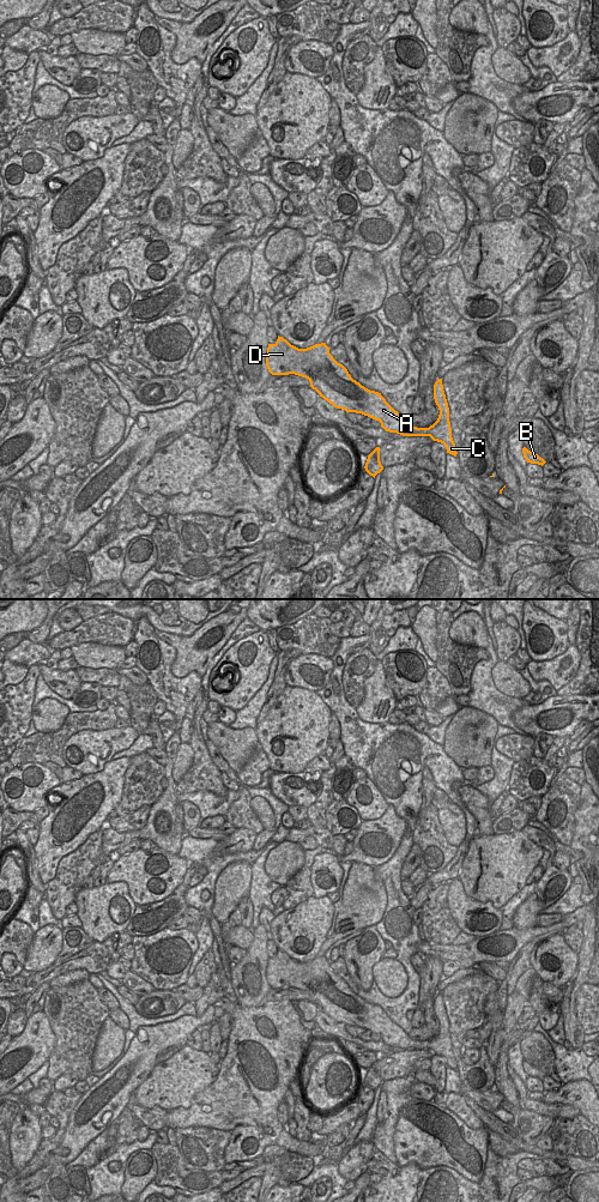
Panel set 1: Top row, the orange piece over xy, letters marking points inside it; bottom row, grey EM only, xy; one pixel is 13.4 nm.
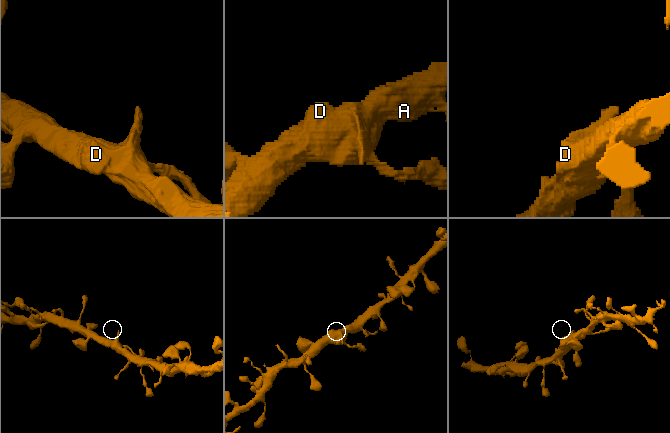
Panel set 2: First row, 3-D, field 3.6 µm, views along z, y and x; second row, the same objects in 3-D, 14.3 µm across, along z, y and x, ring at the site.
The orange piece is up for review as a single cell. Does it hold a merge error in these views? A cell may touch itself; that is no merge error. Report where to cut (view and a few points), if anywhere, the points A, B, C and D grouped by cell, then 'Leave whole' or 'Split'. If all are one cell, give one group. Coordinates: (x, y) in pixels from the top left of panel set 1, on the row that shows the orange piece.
No split. Groups: A B C D. Leave whole

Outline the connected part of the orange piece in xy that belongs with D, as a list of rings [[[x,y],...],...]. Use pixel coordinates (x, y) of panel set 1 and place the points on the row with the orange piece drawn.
[[[278,336],[274,344],[268,344],[266,367],[272,375],[295,374],[308,379],[310,387],[334,407],[379,421],[386,431],[403,436],[430,436],[443,443],[447,453],[454,457],[458,454],[442,379],[434,385],[434,399],[440,410],[437,421],[429,428],[417,428],[395,411],[381,393],[353,380],[347,369],[329,354],[326,343],[298,349]]]

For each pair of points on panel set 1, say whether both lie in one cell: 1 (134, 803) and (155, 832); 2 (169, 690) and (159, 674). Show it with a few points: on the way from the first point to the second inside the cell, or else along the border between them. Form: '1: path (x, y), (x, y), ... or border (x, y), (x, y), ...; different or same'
1: border (165, 789), (151, 805); different
2: path (167, 687), (159, 677); same

